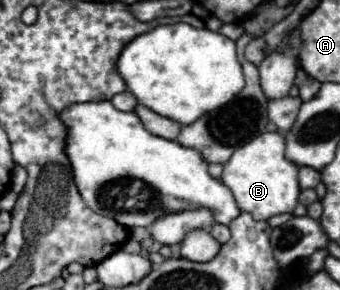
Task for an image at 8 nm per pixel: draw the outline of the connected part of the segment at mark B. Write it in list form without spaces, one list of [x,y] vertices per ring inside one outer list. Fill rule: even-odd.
[[[263,132],[251,142],[243,144],[223,164],[221,182],[233,192],[241,212],[249,212],[255,220],[269,220],[271,216],[293,212],[299,198],[299,168],[285,158],[285,142],[279,132]]]

